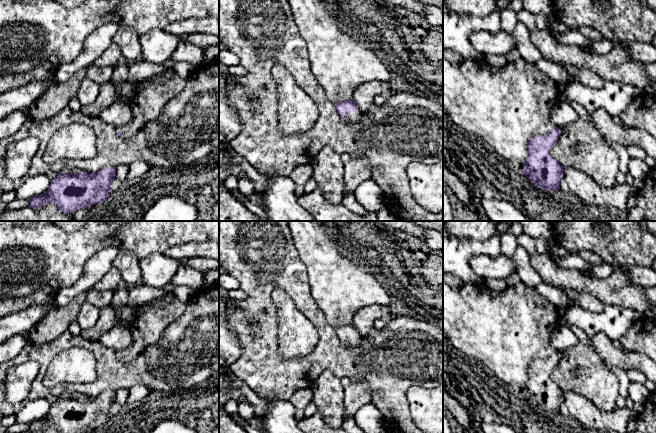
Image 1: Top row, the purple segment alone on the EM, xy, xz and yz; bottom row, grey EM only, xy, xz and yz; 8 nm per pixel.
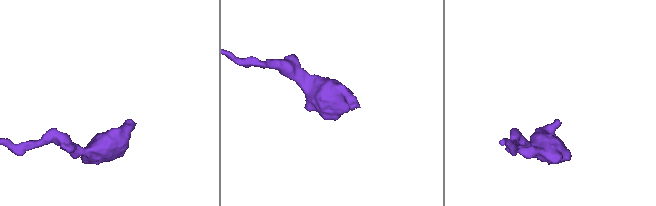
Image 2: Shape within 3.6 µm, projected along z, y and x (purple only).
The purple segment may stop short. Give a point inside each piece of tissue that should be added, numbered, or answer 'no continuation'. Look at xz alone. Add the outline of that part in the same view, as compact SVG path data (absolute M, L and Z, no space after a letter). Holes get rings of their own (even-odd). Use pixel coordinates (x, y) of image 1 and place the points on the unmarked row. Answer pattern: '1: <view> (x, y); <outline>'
1: xz (352, 341); M360 335L350 336L345 344L349 347L354 347L360 343L361 339L362 337Z

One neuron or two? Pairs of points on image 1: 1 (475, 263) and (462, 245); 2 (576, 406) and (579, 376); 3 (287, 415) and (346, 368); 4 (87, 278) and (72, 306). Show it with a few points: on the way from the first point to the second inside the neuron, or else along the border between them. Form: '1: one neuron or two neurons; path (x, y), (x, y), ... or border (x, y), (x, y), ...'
1: two neurons; border (495, 256), (473, 255), (468, 263)
2: two neurons; border (564, 391), (582, 395), (597, 407)
3: two neurons; border (267, 398), (279, 398), (288, 401)
4: two neurons; border (86, 290), (75, 296), (65, 305), (58, 305)

